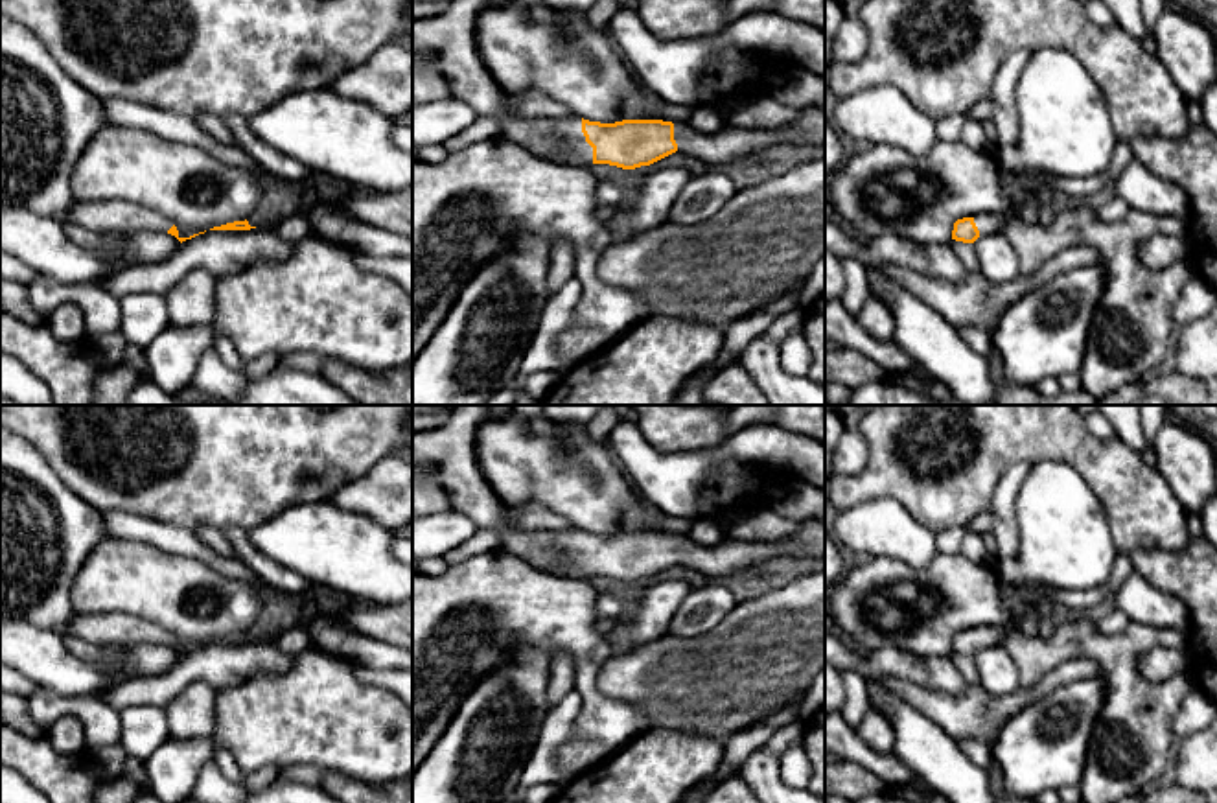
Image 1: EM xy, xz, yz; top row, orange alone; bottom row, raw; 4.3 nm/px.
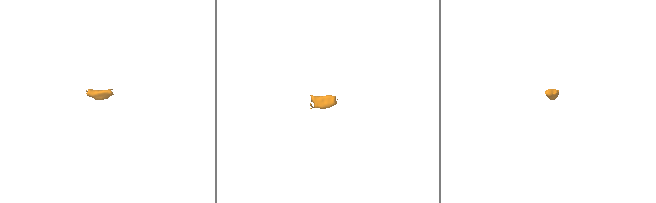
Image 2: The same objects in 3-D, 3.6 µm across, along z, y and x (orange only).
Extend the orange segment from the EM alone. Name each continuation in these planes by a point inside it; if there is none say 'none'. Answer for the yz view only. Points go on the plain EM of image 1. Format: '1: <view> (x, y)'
1: yz (987, 636)

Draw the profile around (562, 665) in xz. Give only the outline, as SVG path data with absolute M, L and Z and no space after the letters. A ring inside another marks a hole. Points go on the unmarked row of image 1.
M556 650L551 658L549 676L549 707L563 700L563 696L574 689L576 665L567 650Z

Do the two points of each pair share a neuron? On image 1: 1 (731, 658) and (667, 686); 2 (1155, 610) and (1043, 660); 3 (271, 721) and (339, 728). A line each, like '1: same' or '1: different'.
1: same
2: different
3: same

